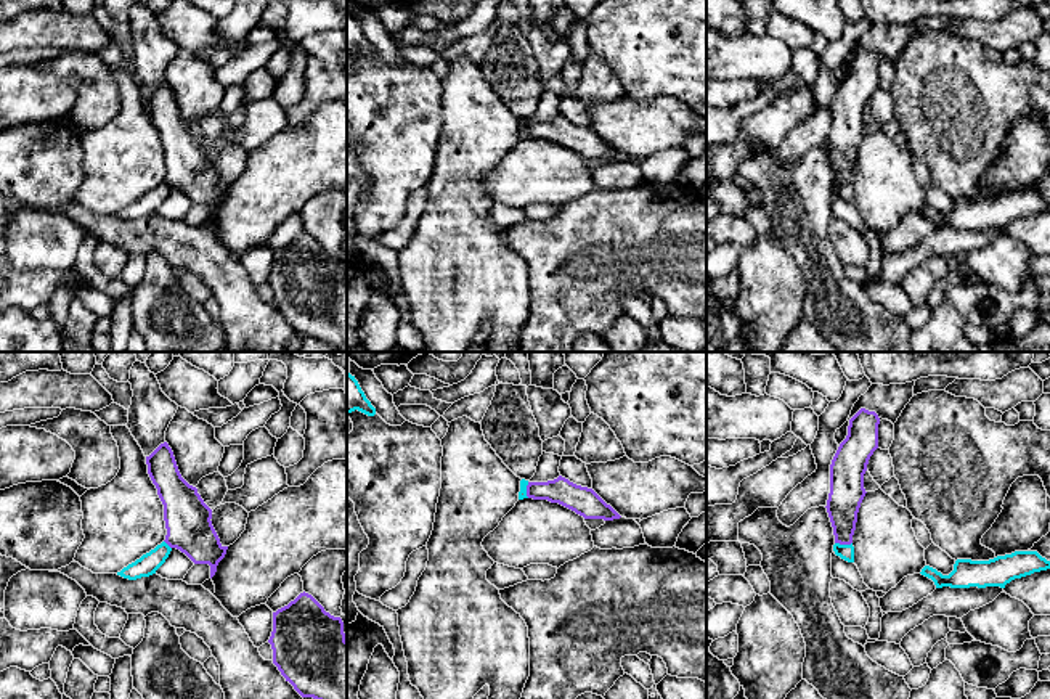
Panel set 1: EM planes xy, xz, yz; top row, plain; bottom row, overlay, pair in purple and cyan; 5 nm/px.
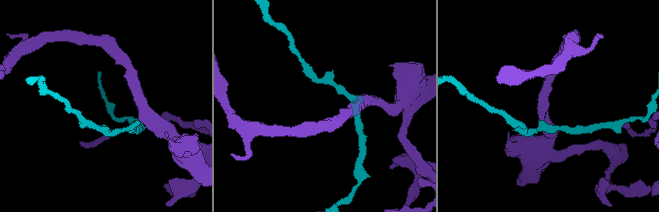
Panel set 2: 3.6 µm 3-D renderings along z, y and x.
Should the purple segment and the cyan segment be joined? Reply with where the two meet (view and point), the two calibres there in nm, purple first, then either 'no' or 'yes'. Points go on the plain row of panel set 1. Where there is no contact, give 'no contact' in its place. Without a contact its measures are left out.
contact yz (843, 183); calibres 170 and 80 nm; no

